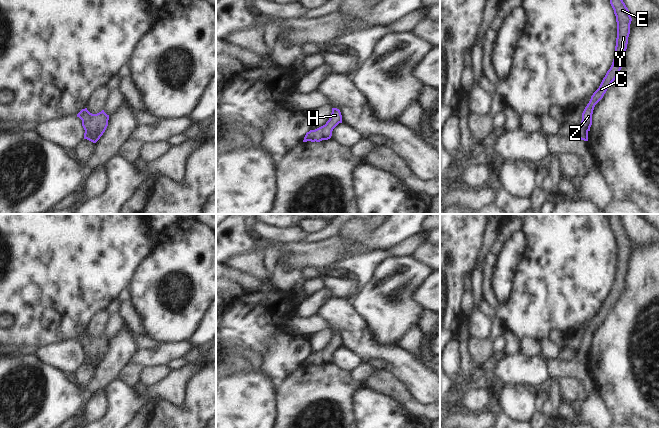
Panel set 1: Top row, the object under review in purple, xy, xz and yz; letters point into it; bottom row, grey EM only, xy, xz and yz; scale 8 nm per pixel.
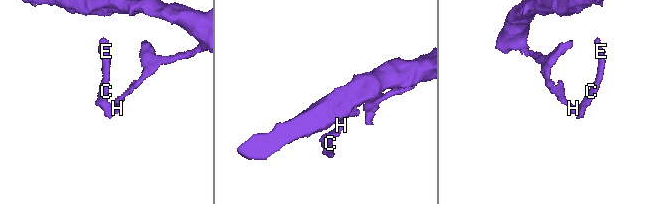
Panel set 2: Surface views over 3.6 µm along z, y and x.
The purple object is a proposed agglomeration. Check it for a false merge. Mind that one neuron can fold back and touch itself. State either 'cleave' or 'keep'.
keep

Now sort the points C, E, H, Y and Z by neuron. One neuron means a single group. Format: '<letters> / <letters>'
C E H Y Z

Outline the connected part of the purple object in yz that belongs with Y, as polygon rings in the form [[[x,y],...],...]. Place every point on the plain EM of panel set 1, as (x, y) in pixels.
[[[611,214],[610,228],[614,234],[617,246],[617,262],[615,270],[615,279],[610,293],[607,295],[599,312],[593,317],[591,323],[582,337],[582,345],[578,352],[578,362],[588,365],[588,356],[592,349],[592,338],[595,329],[603,322],[608,311],[616,303],[622,290],[624,289],[625,278],[630,258],[630,248],[632,242],[629,234],[622,224],[620,214]]]

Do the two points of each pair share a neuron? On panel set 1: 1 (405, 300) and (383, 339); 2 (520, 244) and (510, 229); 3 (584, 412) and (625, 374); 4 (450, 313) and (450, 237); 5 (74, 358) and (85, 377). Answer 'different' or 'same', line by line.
1: same
2: different
3: different
4: same
5: different

